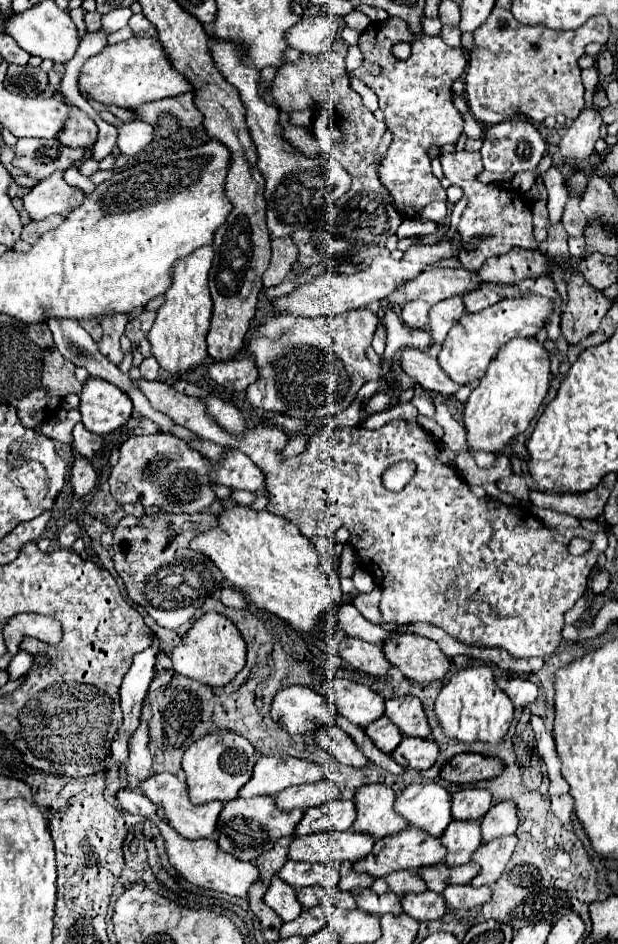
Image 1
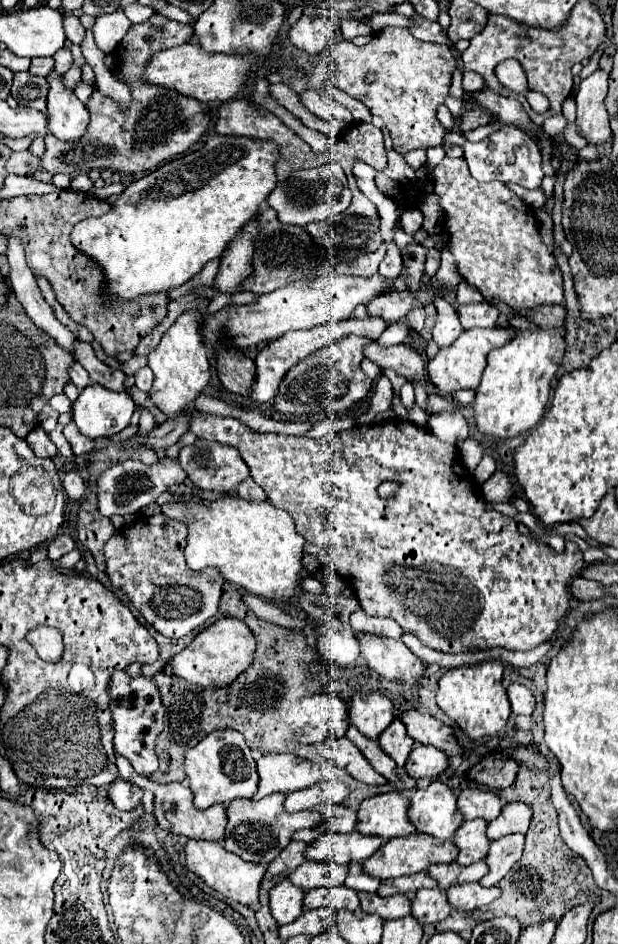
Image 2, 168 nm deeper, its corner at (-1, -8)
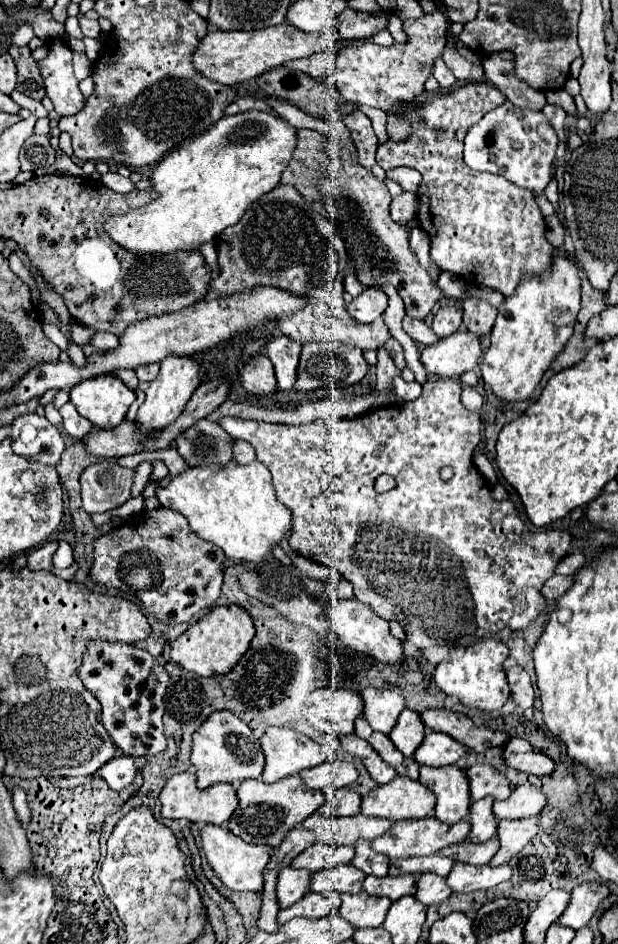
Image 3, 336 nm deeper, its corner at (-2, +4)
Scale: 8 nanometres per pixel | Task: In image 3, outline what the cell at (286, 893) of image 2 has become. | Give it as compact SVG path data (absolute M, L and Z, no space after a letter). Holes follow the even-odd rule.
M291 866L279 872L277 898L281 908L289 908L309 892L309 870L295 870Z

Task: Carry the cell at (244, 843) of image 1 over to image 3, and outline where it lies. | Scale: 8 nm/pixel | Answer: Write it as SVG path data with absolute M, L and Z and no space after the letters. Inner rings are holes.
M287 776L273 784L265 784L263 780L243 780L237 788L237 798L239 806L229 820L229 830L249 844L269 844L273 848L279 848L287 832L325 802L323 790L305 788L299 776Z

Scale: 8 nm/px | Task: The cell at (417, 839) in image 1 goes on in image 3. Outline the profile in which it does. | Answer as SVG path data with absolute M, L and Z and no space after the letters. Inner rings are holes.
M427 816L421 820L399 820L391 826L391 830L379 838L375 838L371 842L373 850L389 856L391 860L395 858L409 858L409 856L427 856L427 854L435 854L445 846L463 842L469 836L471 824L467 820L461 820L457 824L445 824L435 816Z

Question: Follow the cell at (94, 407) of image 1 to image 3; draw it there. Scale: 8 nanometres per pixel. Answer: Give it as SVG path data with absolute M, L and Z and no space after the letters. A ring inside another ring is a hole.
M107 374L75 384L69 392L69 400L83 418L107 430L125 420L129 406L135 402L135 392L117 376Z

